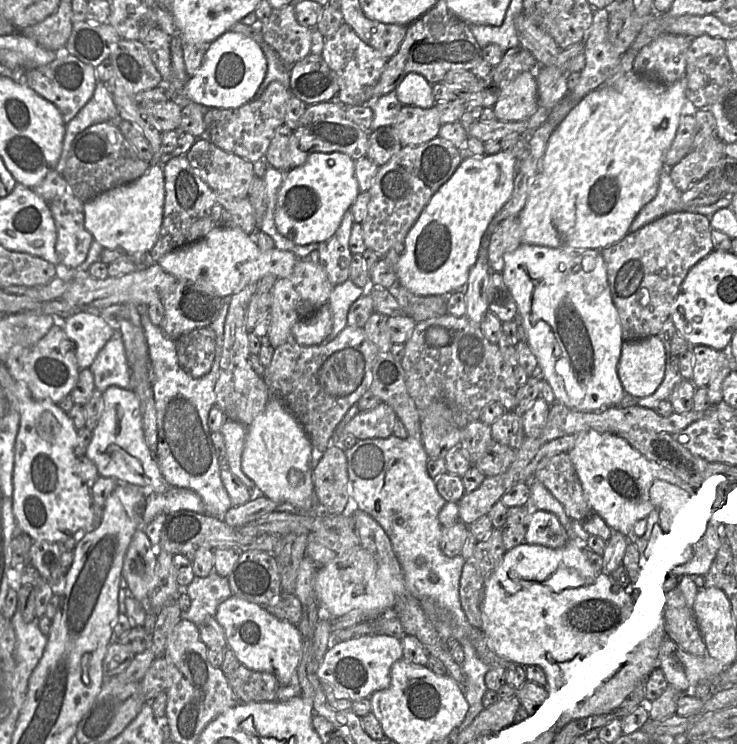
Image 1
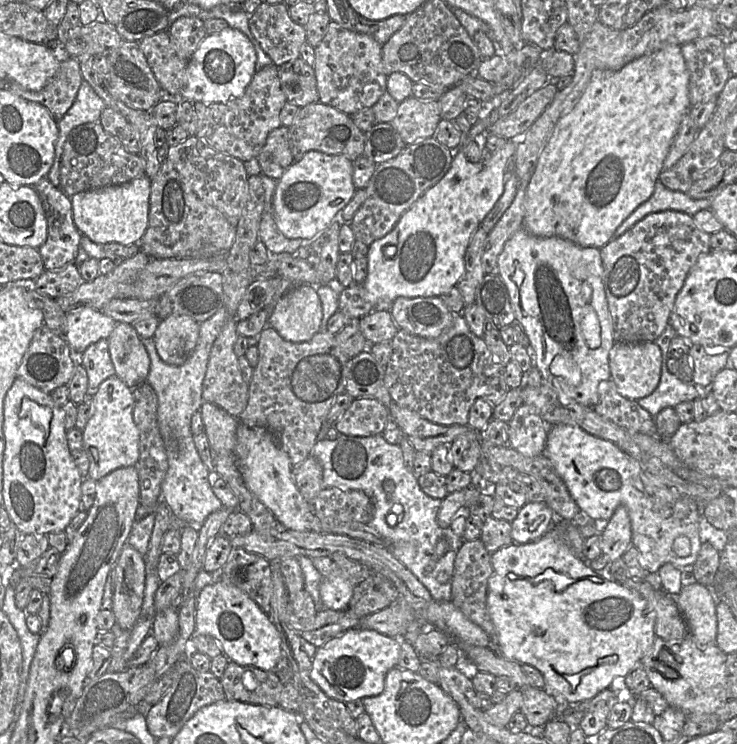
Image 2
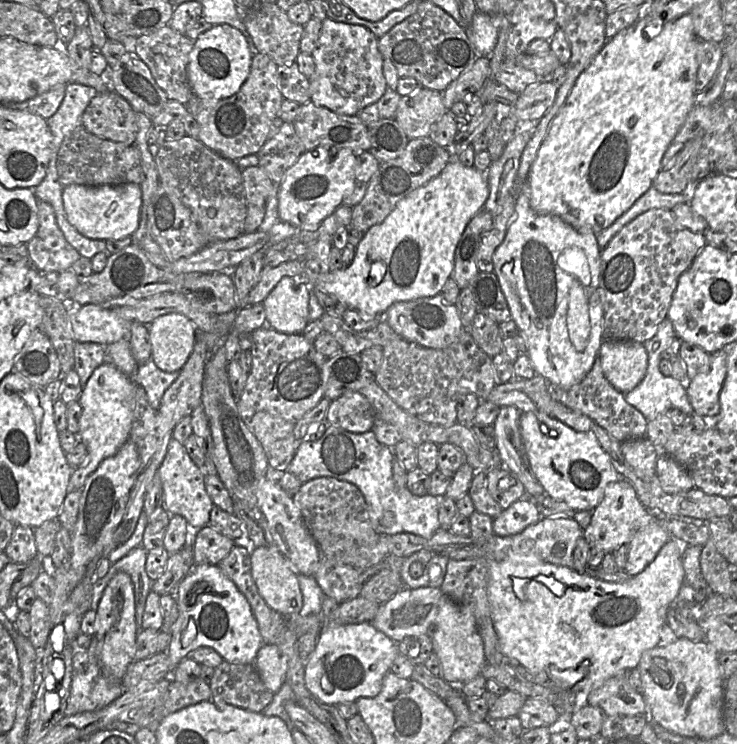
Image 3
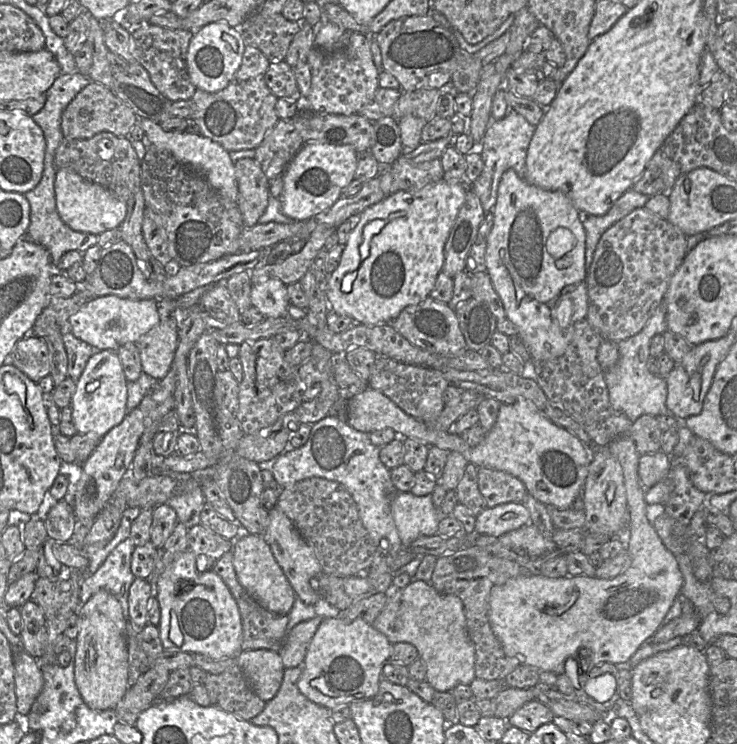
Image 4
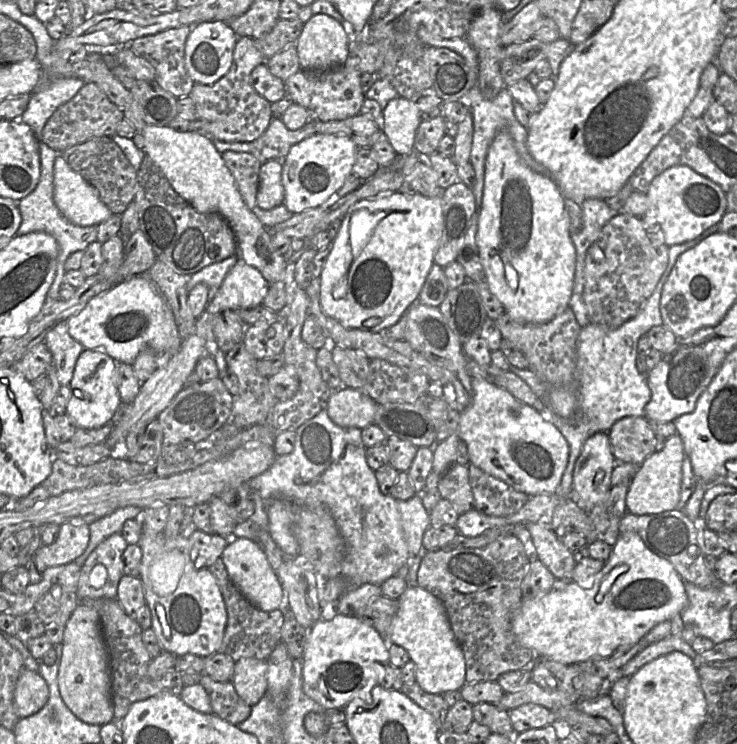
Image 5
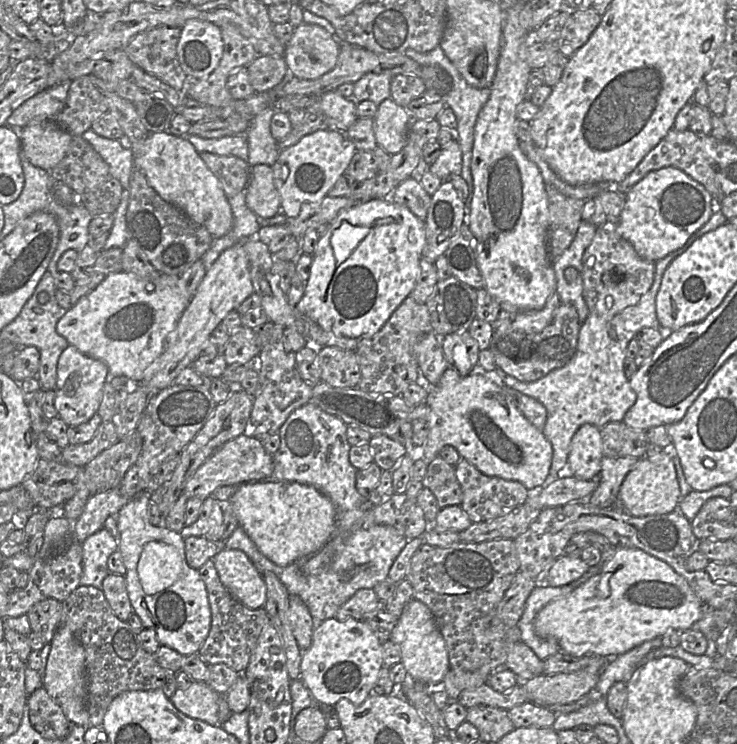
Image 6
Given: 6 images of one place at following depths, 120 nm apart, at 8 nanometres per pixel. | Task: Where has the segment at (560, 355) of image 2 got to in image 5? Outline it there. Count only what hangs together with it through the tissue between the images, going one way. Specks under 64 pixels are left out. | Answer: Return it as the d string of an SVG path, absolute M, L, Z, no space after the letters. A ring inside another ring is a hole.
M498 132L485 160L477 245L485 281L514 320L544 324L569 307L576 267L569 227L565 197L558 184L549 175L530 169L521 160L511 135Z

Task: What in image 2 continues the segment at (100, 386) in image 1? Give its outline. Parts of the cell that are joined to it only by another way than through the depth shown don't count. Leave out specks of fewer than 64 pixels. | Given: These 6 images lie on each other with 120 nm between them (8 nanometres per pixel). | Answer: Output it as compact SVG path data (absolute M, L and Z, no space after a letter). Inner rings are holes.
M108 339L90 345L80 354L81 365L88 375L88 394L94 395L100 384L115 376L115 368L109 353Z

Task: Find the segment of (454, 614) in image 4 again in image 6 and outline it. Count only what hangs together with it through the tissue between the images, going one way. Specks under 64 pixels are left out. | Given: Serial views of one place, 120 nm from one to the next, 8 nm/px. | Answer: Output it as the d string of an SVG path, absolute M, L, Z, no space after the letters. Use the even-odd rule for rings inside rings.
M412 599L393 629L390 640L401 650L401 663L408 674L420 684L437 687L451 669L445 640L431 610L421 601Z

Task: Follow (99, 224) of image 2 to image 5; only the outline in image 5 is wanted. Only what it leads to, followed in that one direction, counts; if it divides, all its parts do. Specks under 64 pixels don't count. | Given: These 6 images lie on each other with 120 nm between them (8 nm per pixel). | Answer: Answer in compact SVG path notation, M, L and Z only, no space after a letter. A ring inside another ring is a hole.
M58 155L54 164L54 203L61 214L79 226L98 226L113 214L100 200L98 192L81 175L73 171L67 162Z

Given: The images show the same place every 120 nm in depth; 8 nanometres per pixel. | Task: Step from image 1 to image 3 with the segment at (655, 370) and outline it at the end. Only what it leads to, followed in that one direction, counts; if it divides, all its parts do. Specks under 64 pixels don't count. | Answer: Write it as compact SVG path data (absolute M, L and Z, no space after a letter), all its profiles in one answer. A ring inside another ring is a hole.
M603 341L598 358L605 378L623 394L635 389L645 377L648 353L641 343Z

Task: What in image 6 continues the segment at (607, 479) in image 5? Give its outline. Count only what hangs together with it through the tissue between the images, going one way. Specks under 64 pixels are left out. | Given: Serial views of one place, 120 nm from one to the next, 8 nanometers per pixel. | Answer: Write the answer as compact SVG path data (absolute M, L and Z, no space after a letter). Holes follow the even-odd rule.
M583 424L573 435L568 464L558 472L558 477L591 480L599 475L603 457L600 428L592 424Z

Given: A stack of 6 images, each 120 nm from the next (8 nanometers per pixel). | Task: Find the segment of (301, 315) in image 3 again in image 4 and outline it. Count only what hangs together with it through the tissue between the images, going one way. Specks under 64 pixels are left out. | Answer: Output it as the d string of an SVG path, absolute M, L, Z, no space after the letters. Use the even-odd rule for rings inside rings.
M267 279L253 284L251 304L265 318L280 318L287 315L290 301L287 285L279 279Z

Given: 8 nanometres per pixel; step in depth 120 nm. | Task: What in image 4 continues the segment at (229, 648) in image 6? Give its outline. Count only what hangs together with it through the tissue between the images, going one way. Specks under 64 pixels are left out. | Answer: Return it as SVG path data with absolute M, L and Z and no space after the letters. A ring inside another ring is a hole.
M231 551L224 554L210 569L218 574L228 586L239 607L242 620L242 651L268 649L280 651L287 636L288 615L270 612L261 606L239 582L233 564Z

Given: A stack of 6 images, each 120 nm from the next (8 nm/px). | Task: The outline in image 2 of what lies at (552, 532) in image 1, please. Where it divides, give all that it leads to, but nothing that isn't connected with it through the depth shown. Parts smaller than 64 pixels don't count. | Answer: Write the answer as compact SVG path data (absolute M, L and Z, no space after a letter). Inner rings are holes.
M527 502L511 522L513 542L525 544L540 539L553 527L555 518L545 503Z

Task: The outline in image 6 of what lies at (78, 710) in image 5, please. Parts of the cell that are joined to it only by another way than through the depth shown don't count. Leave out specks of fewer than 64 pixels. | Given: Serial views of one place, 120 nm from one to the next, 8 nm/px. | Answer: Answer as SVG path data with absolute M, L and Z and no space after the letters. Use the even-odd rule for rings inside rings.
M60 626L49 645L50 651L42 678L43 687L61 707L71 723L91 726L90 715L86 706L86 655L83 646L68 626Z

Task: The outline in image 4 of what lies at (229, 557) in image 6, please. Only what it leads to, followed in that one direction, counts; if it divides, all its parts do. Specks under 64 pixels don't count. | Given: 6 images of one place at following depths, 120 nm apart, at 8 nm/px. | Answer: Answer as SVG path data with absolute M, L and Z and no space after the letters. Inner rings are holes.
M244 535L233 542L231 552L237 578L249 594L270 612L287 615L294 605L296 594L265 538L260 535Z

